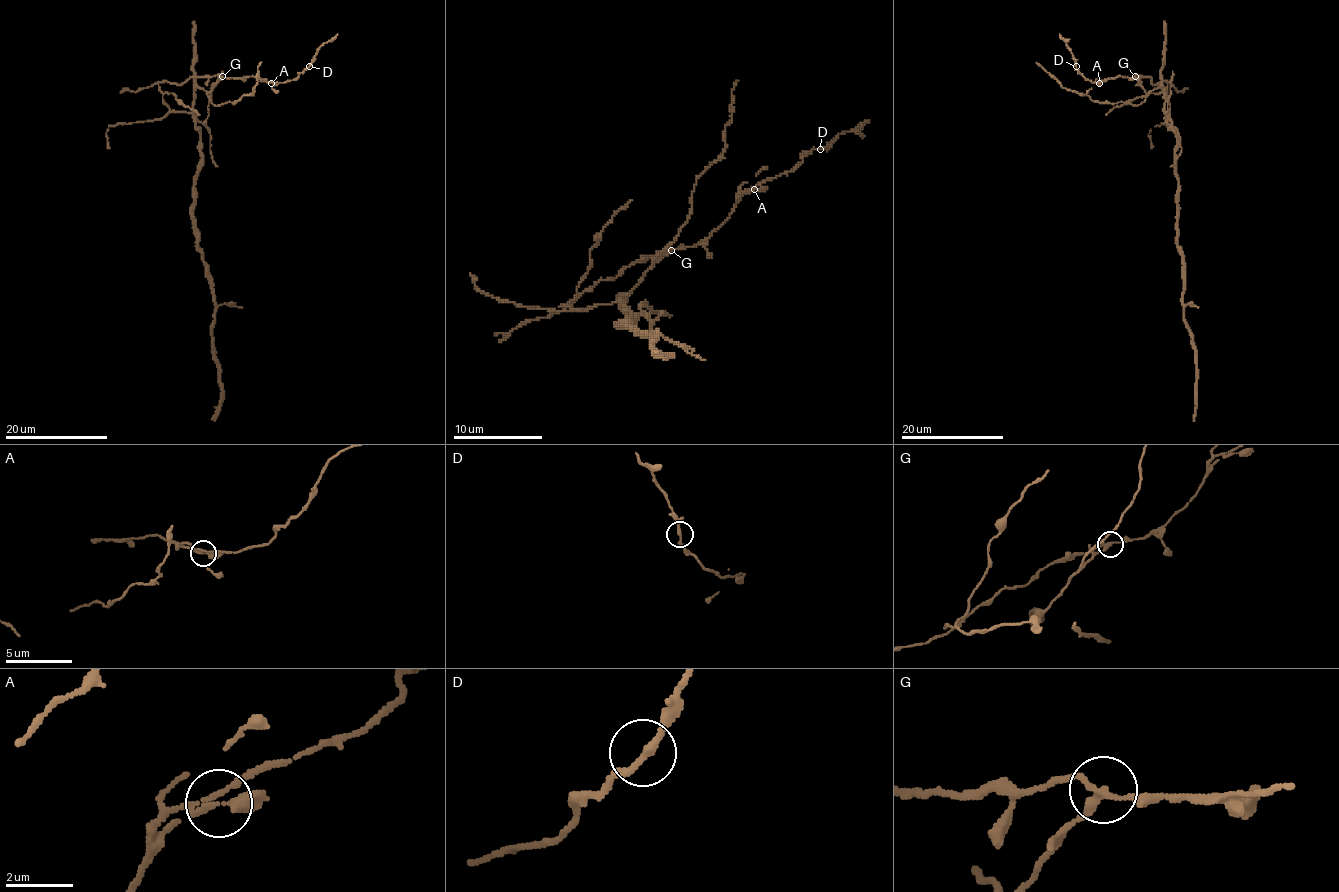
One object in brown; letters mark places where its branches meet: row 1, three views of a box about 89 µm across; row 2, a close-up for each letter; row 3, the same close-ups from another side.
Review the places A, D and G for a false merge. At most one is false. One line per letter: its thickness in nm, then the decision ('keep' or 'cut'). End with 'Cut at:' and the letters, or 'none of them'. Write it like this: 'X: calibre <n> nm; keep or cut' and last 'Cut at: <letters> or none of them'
A: calibre 240 nm; keep
D: calibre 200 nm; keep
G: calibre 200 nm; cut
Cut at: G

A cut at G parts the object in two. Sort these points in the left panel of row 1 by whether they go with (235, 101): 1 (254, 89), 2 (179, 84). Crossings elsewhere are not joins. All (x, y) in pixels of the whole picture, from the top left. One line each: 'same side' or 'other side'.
1: same side
2: other side

